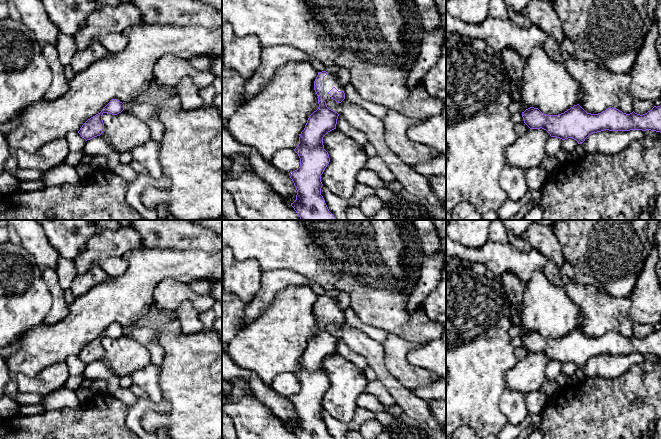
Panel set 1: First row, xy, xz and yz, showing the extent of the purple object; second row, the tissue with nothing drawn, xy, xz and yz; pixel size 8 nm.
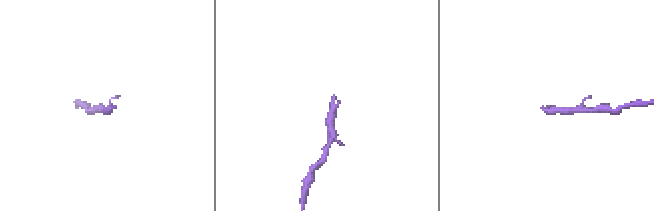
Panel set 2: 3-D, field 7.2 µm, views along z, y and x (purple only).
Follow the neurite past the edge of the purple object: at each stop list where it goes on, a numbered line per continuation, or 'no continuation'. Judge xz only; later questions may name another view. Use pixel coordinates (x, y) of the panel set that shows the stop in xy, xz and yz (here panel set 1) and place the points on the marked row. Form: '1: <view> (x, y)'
1: xz (330, 80)

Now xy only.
no continuation

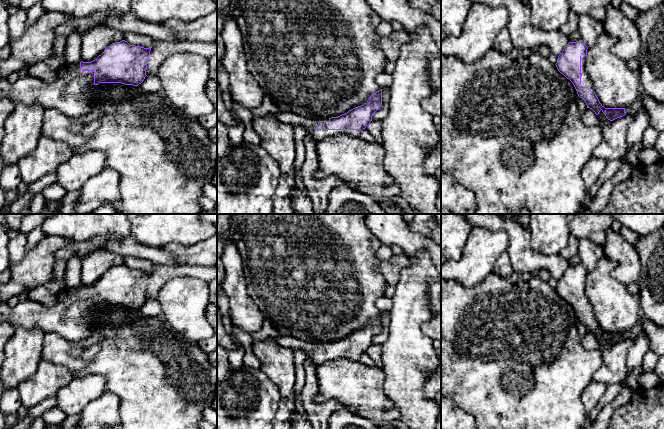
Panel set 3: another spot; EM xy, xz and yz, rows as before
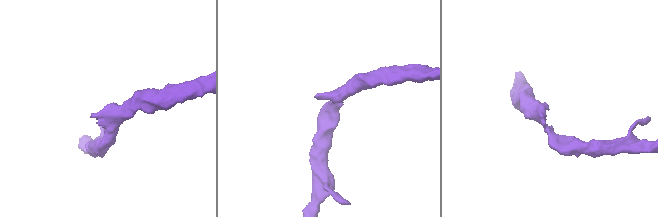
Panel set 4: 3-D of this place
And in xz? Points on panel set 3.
1: xz (292, 119)

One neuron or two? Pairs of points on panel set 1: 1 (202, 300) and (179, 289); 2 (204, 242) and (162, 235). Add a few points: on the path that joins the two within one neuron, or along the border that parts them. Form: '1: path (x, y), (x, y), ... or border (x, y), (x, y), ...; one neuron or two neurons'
1: path (196, 299), (185, 293); one neuron
2: path (194, 237), (172, 235); one neuron

